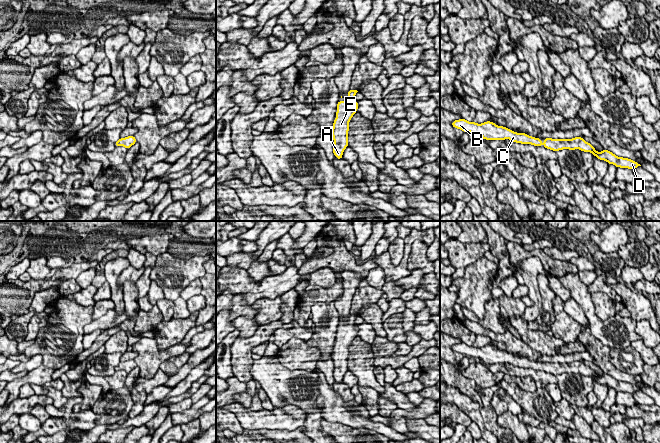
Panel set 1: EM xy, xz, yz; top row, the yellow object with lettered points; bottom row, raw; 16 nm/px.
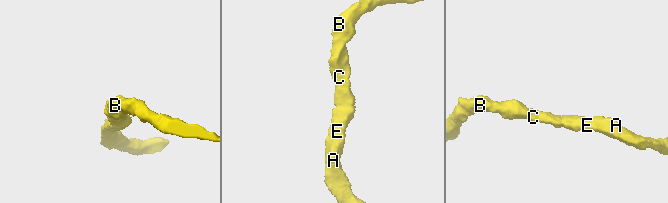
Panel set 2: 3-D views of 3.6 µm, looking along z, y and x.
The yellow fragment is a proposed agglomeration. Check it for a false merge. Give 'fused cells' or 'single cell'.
single cell

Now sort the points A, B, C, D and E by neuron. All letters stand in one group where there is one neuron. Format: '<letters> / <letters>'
A B C D E

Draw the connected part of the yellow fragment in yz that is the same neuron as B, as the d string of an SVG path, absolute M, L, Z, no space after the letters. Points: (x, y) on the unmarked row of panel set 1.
M463 342L455 344L452 347L454 352L460 353L464 356L471 356L475 358L480 358L484 364L505 364L509 363L515 367L521 368L531 368L534 370L544 370L546 373L553 374L554 376L569 373L575 374L579 373L584 376L591 376L593 380L596 380L600 384L604 384L609 388L614 388L616 392L628 392L635 393L641 390L636 385L633 385L628 382L618 381L612 376L604 373L601 376L597 376L595 372L581 361L574 361L570 364L564 363L552 363L545 362L544 366L541 366L540 362L535 362L529 360L525 357L517 357L513 354L508 353L507 351L498 350L494 346L486 345L484 347L478 348L476 346L469 346Z

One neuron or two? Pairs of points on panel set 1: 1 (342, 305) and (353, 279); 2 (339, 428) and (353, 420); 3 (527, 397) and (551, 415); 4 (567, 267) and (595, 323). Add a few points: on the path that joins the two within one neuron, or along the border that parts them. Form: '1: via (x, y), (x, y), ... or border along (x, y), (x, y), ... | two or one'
1: via (345, 299), (349, 291), (349, 285) | one
2: border along (324, 418), (330, 422), (368, 429) | two
3: via (533, 402), (537, 403), (545, 411) | one
4: border along (577, 272), (567, 272), (556, 277) | two

